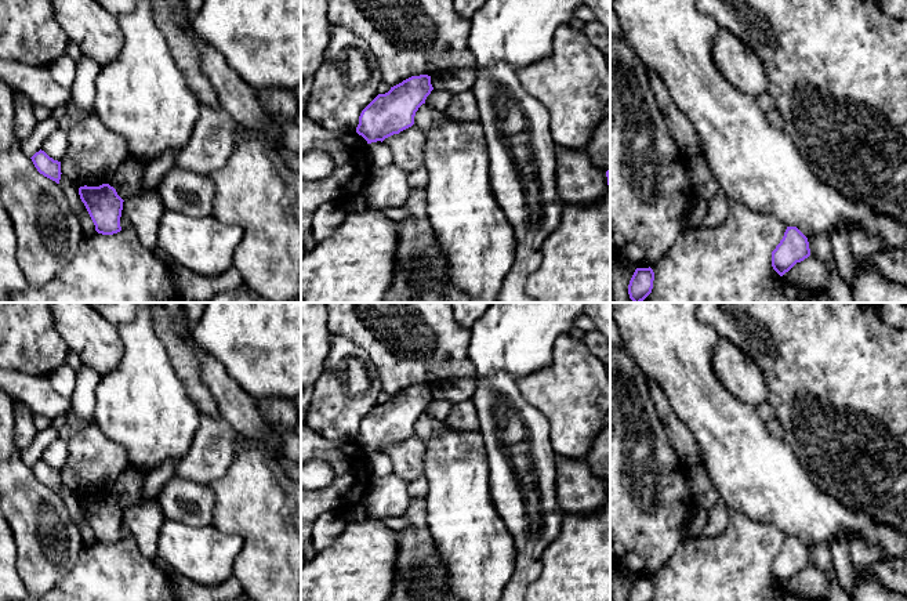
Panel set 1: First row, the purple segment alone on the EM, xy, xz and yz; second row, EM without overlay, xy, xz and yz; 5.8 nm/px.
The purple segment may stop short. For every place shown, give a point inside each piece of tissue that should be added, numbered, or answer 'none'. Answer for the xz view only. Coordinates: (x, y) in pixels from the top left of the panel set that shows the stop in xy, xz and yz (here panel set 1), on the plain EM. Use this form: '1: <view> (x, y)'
none

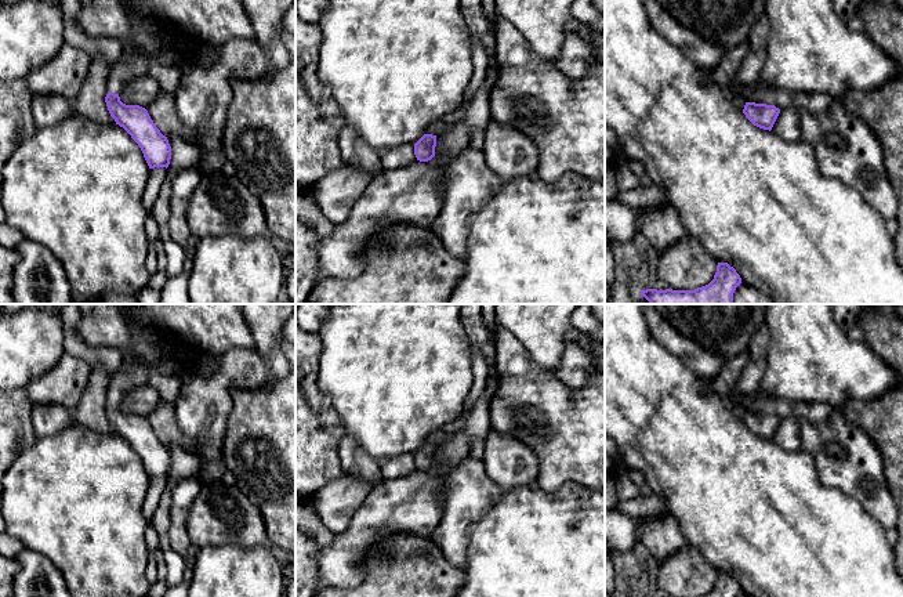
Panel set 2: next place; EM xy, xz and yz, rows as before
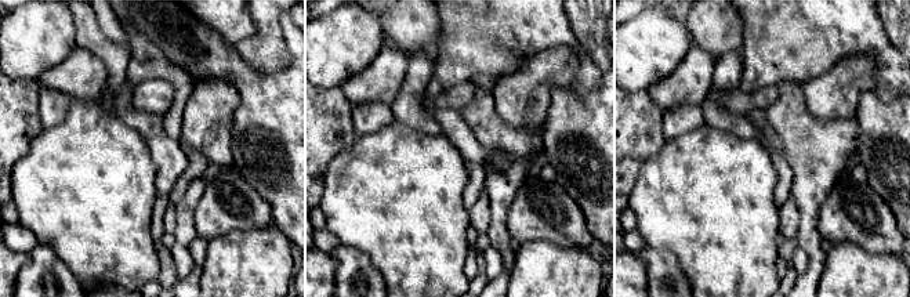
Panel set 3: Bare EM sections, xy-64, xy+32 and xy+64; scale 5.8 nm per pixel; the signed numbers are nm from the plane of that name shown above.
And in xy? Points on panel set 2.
1: xy (211, 328)

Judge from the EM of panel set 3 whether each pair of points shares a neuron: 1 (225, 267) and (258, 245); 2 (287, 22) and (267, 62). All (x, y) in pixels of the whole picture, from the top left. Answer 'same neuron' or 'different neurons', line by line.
1: same neuron
2: different neurons

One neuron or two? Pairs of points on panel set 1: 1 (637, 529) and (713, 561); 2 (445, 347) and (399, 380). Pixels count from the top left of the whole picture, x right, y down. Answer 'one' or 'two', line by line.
1: two
2: one

